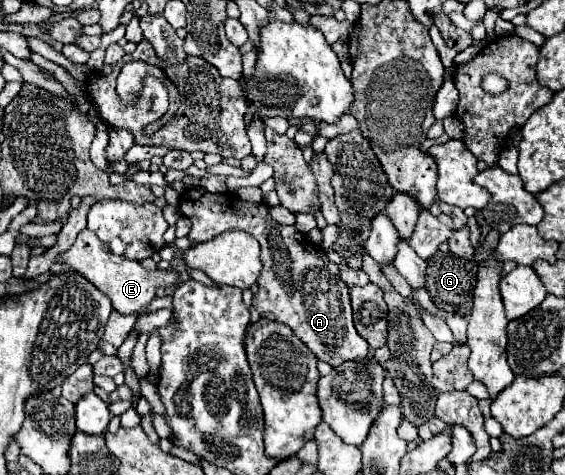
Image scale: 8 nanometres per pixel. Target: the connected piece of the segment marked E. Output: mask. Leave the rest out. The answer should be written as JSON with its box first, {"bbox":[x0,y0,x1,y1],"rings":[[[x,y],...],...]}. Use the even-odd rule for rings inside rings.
{"bbox":[57,230,179,314],"rings":[[[83,230],[81,234],[77,234],[77,240],[69,246],[69,250],[59,254],[57,262],[67,264],[73,272],[81,274],[97,290],[107,294],[111,298],[113,310],[119,314],[143,314],[145,308],[149,306],[149,302],[155,298],[155,290],[159,286],[167,288],[167,286],[175,286],[179,282],[177,272],[169,272],[169,270],[151,272],[151,270],[145,270],[139,262],[113,254],[91,230]]]}

